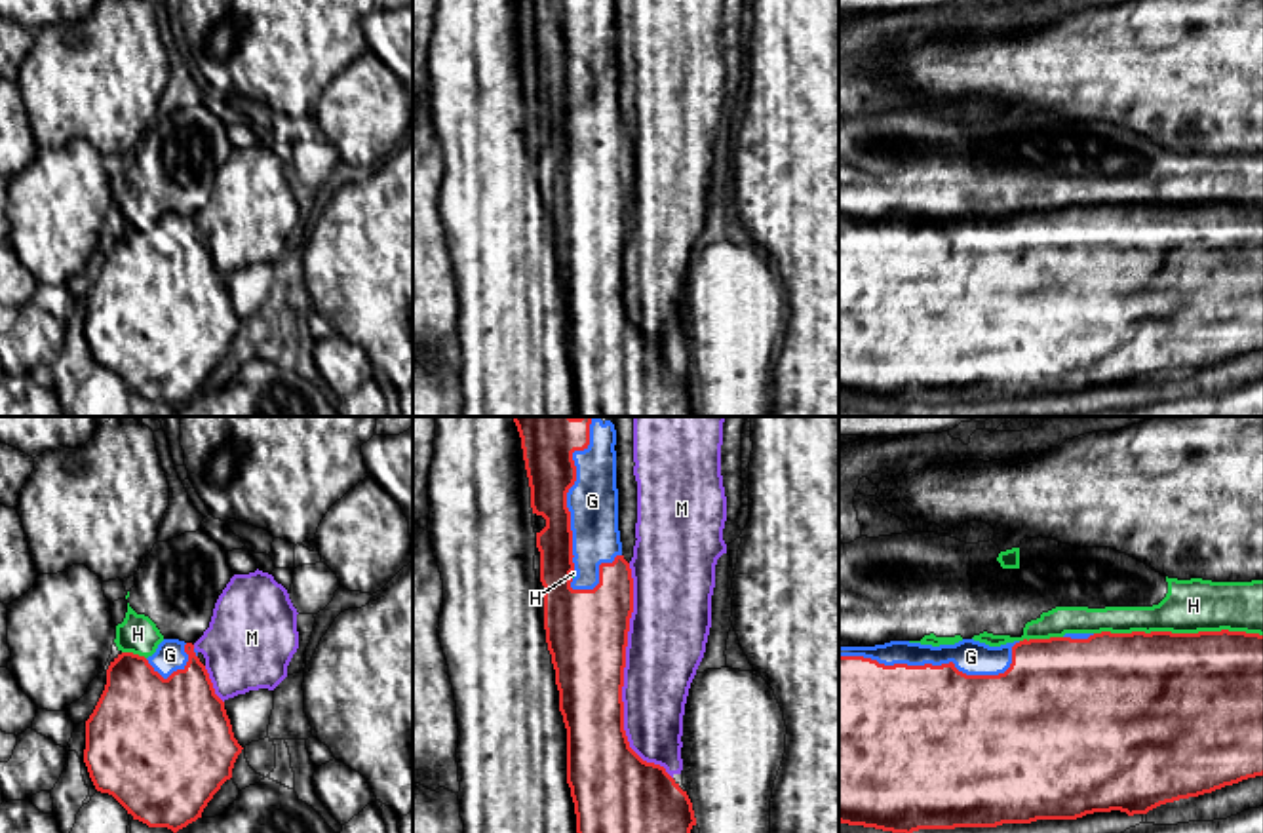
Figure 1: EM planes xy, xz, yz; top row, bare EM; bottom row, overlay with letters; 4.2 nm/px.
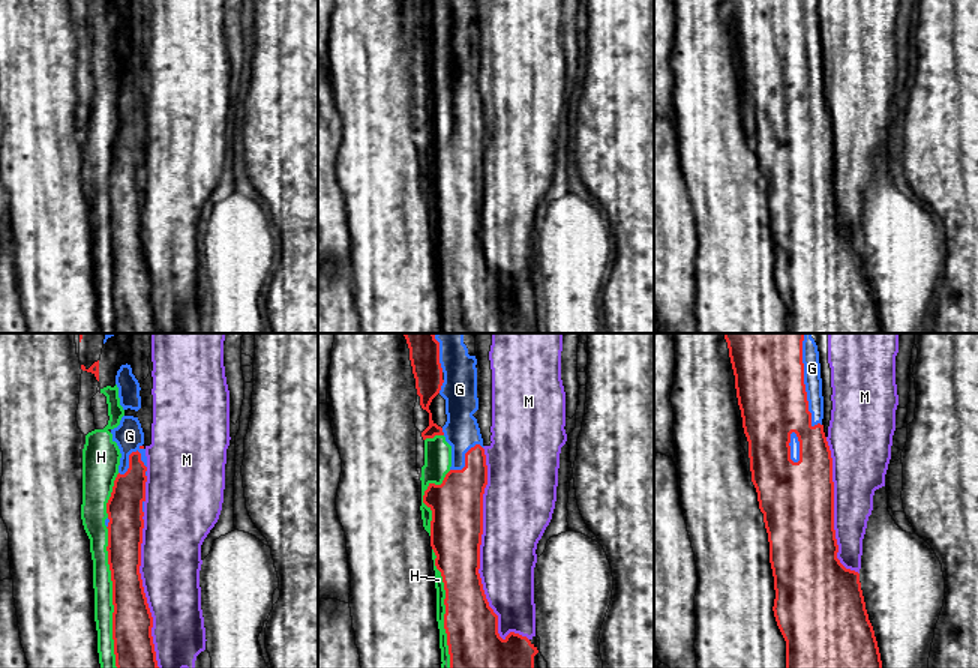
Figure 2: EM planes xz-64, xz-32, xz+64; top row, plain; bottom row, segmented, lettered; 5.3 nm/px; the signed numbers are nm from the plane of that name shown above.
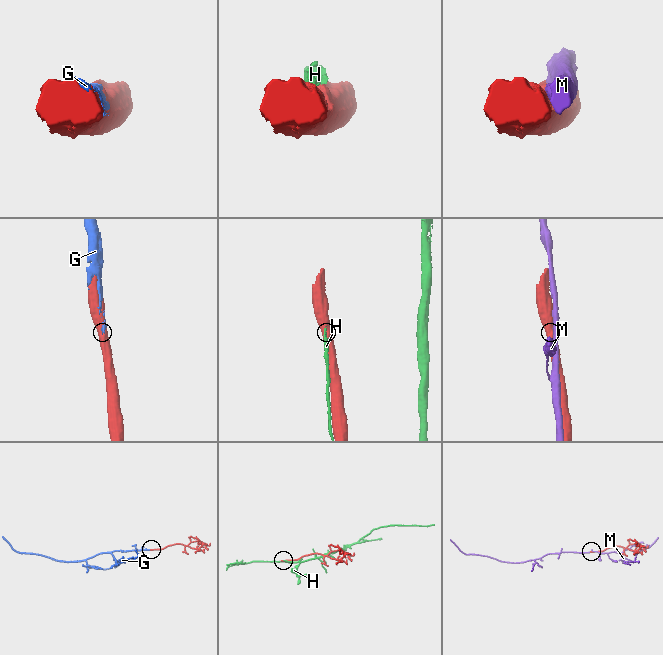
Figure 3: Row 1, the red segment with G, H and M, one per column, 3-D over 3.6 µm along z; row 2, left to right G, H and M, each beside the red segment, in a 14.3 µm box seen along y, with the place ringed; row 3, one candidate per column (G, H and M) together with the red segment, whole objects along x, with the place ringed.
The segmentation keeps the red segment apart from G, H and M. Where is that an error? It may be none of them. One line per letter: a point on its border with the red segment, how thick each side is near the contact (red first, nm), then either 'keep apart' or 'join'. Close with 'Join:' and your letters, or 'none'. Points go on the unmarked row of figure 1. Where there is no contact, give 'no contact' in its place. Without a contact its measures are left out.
G: contact yz (936, 240); calibres 500 and 150 nm; join
H: contact yz (1178, 208); calibres 500 and 220 nm; keep apart
M: contact xz (622, 251); calibres 340 and 340 nm; keep apart
Join: G

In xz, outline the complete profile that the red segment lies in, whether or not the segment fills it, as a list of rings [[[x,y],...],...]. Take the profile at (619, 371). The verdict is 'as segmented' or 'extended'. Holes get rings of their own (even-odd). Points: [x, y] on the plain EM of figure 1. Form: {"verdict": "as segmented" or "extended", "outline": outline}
{"verdict": "extended", "outline": [[[517,0],[523,23],[525,44],[531,61],[533,87],[546,93],[546,101],[536,107],[536,122],[540,126],[540,156],[544,160],[544,203],[546,217],[555,243],[555,259],[559,264],[559,285],[567,302],[567,358],[576,388],[578,416],[692,416],[690,403],[696,399],[692,377],[679,358],[664,340],[643,335],[632,321],[624,304],[624,242],[630,192],[633,186],[633,152],[630,137],[622,129],[618,105],[618,63],[616,63],[616,4],[614,0]]]}

